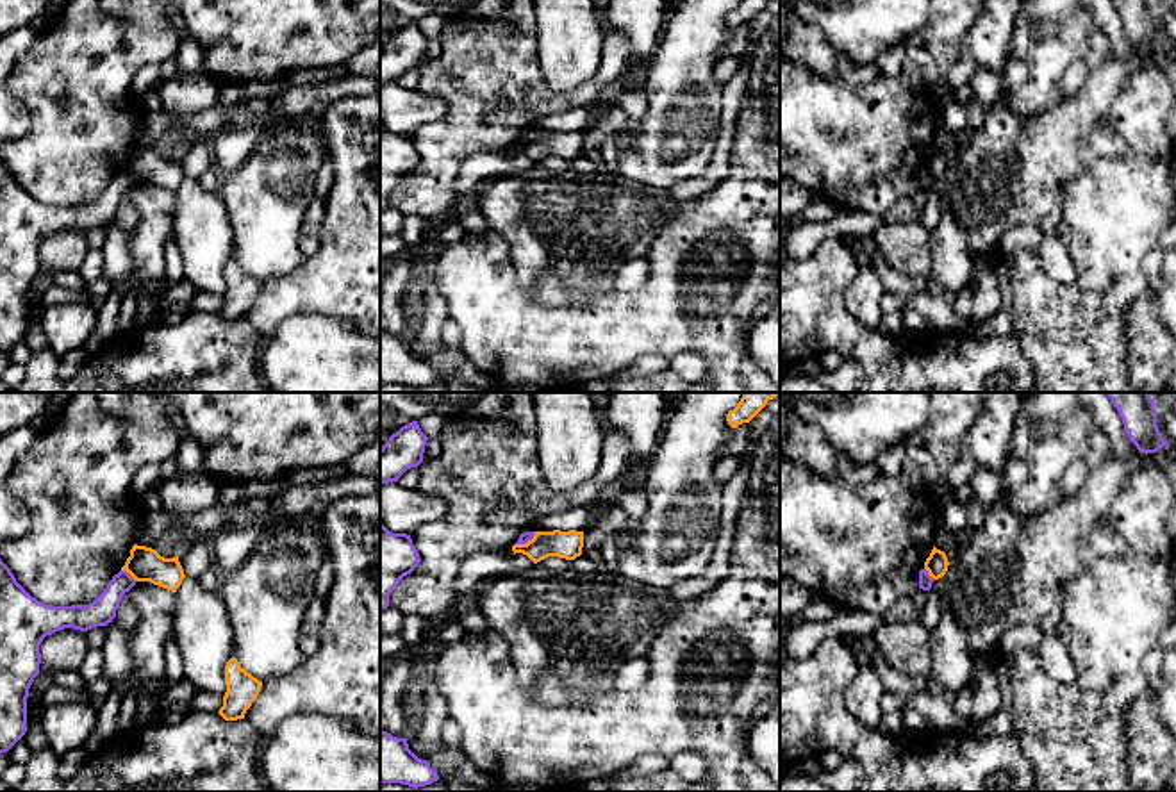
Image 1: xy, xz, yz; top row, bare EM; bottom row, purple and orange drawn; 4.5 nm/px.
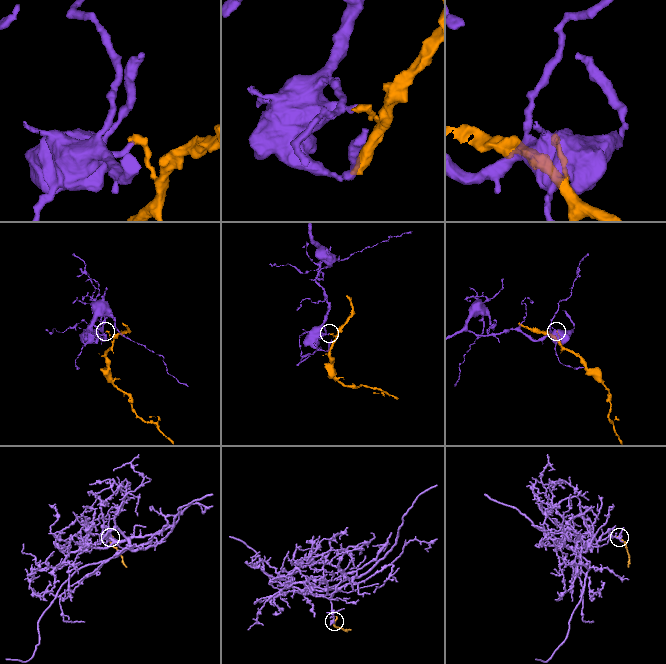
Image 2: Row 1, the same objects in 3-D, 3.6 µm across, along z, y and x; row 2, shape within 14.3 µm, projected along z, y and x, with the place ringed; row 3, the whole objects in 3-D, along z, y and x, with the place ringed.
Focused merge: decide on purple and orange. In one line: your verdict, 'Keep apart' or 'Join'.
Keep apart

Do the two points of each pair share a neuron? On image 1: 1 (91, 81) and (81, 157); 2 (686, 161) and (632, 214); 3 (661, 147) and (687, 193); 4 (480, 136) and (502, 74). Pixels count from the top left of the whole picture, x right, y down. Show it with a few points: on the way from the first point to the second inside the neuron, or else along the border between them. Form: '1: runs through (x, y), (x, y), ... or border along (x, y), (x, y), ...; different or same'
1: runs through (91, 100), (91, 122), (82, 138); same
2: border along (621, 173), (632, 181), (664, 189); different
3: border along (712, 152), (700, 175), (680, 179), (666, 189); different
4: runs through (477, 120), (479, 113), (493, 98), (493, 90); same

